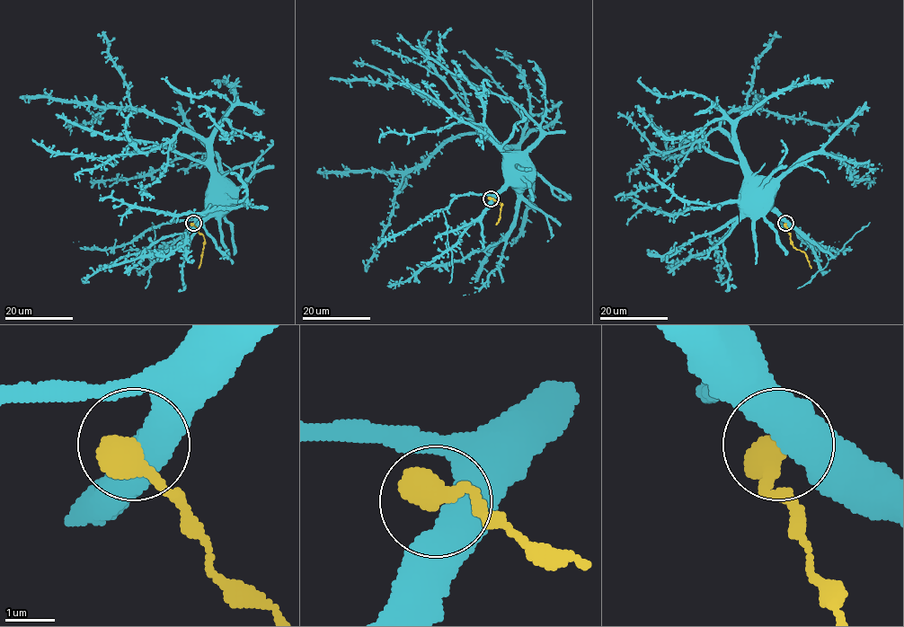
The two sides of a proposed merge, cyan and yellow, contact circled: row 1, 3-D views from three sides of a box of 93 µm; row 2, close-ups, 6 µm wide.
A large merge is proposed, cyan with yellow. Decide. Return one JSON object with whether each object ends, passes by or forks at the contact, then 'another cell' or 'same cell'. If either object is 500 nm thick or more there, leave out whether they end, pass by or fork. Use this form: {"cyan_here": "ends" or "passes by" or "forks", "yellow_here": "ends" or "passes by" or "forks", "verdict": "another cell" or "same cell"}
{"verdict": "same cell"}

